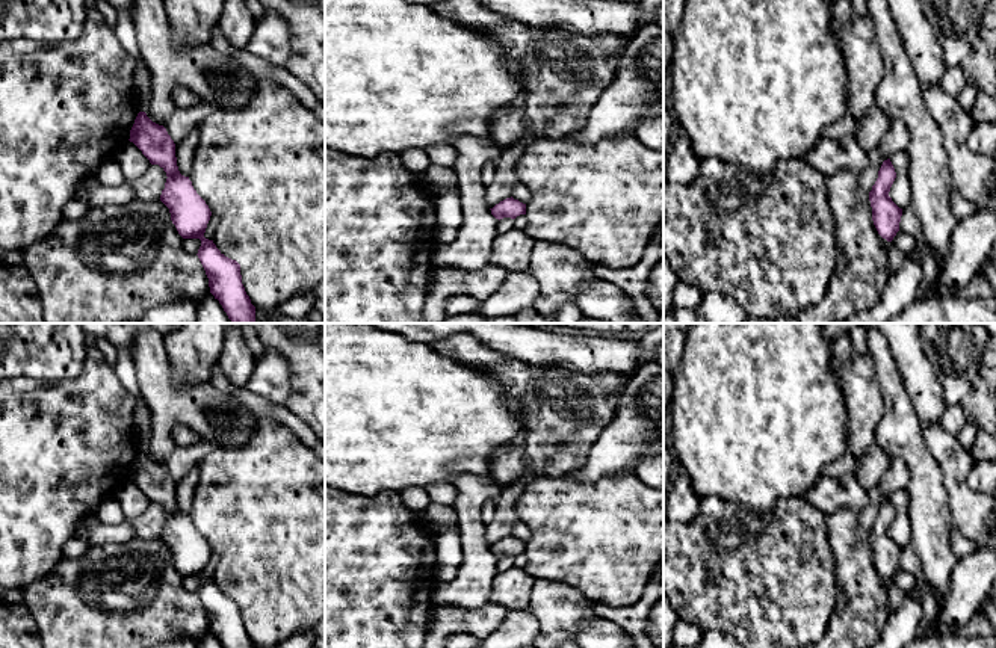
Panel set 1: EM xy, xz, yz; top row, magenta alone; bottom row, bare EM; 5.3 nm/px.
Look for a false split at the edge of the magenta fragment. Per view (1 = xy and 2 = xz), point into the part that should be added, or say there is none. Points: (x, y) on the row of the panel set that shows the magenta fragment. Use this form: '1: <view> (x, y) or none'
1: none
2: none

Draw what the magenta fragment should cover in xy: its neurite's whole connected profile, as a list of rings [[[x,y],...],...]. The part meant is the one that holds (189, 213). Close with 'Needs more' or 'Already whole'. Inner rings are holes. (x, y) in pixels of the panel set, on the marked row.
[[[139,112],[128,140],[151,165],[159,165],[166,172],[160,201],[169,208],[171,221],[183,239],[201,240],[196,255],[209,278],[210,293],[219,301],[231,323],[255,323],[255,307],[242,284],[240,264],[204,237],[212,211],[189,177],[180,174],[175,143],[166,128],[153,122],[145,112]]]. Already whole

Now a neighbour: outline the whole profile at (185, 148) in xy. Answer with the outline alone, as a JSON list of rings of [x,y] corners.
[[[198,124],[175,145],[177,166],[181,175],[189,177],[193,153],[198,145]]]

